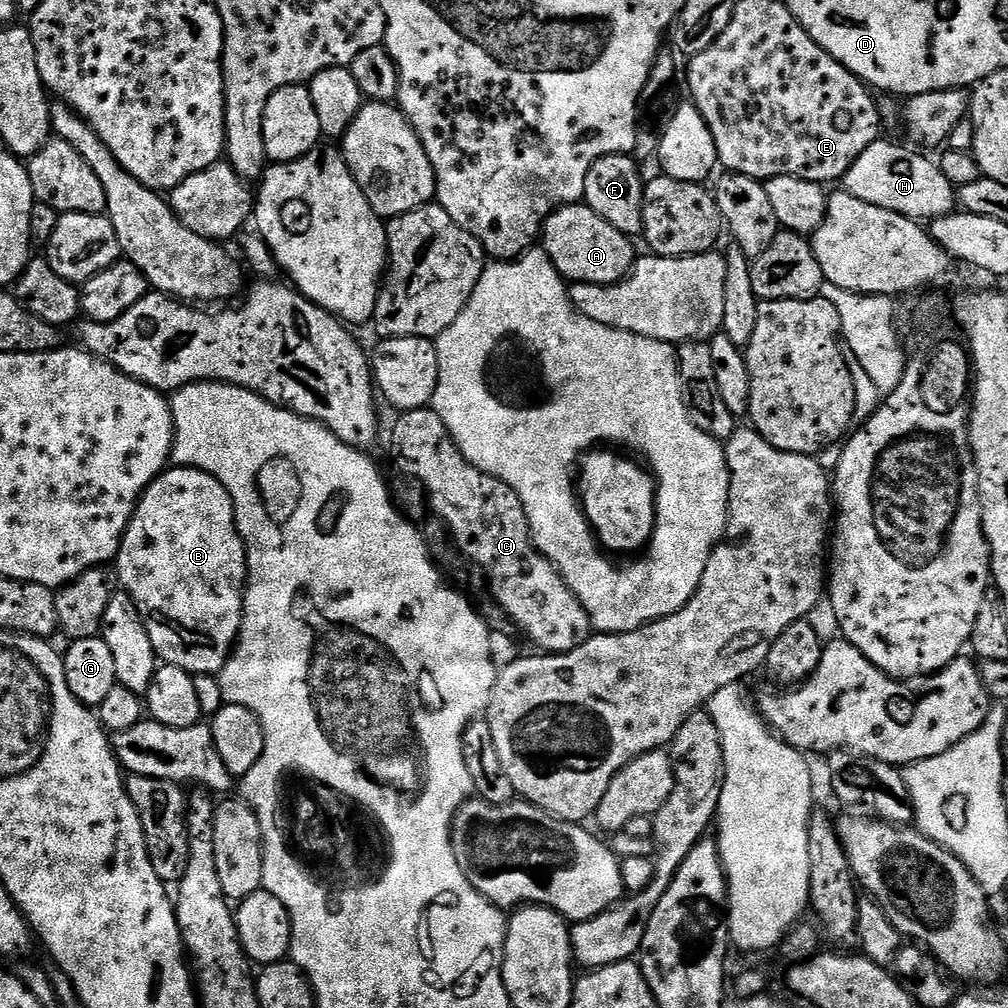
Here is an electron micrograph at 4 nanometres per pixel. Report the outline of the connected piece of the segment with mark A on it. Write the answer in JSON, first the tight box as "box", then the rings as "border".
{"box":[542,202,638,284],"border":[[[583,202],[557,207],[555,212],[548,215],[542,229],[544,253],[548,255],[553,266],[560,271],[565,281],[572,284],[616,284],[619,280],[623,280],[638,259],[638,252],[632,249],[632,244],[633,241],[626,234],[610,226],[606,218],[594,214],[594,210]]]}

